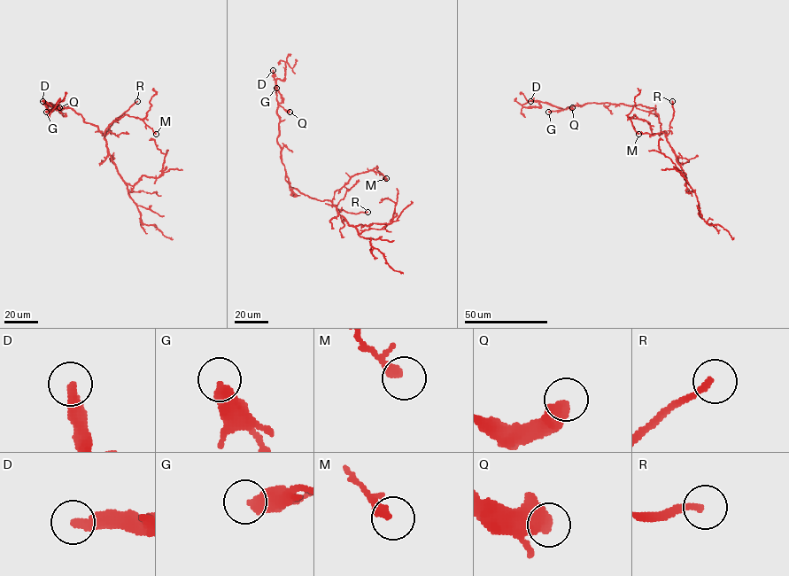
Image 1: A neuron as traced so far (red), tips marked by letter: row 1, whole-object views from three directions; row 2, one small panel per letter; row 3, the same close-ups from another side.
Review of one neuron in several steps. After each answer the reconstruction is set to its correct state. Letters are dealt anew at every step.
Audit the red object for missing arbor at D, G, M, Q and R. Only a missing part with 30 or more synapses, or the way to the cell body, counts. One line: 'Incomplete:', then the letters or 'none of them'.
Incomplete: D, R

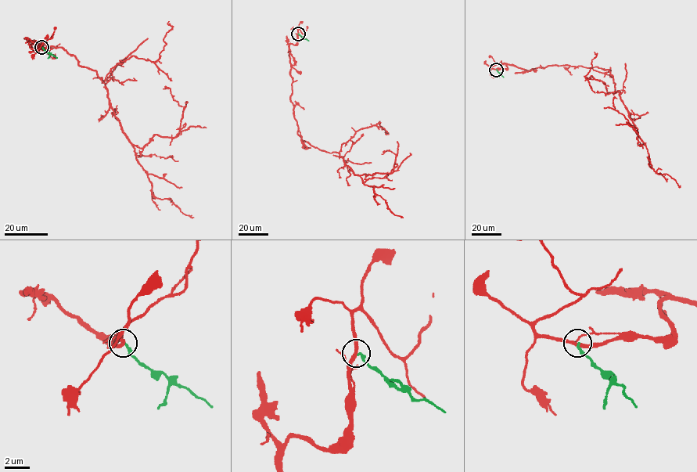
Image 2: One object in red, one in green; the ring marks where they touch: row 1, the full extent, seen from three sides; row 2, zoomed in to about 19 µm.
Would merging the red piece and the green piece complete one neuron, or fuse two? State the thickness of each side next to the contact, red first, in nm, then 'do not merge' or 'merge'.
260/190 nm | do not merge

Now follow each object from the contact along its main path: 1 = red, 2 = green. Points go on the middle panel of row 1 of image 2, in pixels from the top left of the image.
1: (298, 34), (289, 48), (297, 134), (338, 153), (356, 174), (391, 173), (396, 155), (382, 154)
2: (298, 34), (308, 41)

